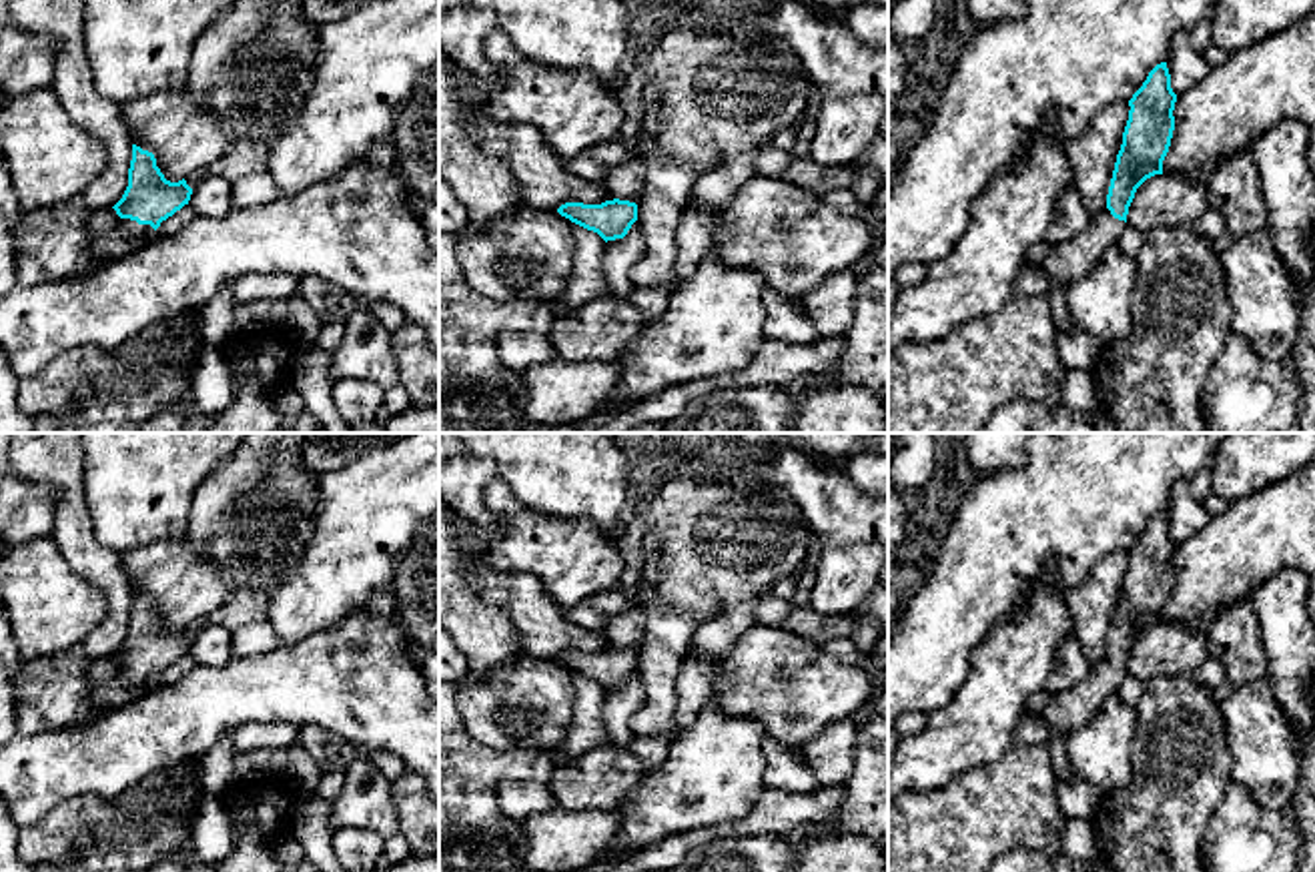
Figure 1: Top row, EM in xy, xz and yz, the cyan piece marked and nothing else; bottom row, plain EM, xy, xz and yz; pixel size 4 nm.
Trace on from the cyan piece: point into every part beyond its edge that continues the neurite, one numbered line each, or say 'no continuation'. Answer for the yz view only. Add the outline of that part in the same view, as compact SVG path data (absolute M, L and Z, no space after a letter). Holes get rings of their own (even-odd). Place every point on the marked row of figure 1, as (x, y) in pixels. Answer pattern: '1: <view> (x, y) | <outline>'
1: yz (1073, 259) | M1105 208L1070 241L1052 247L1040 263L1040 269L1052 285L1068 287L1072 281L1084 277L1109 247L1117 245L1125 227L1125 221L1115 219Z

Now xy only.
1: xy (129, 225) | M120 219L118 229L124 229L128 233L148 233L148 231L154 231L150 225L138 225L136 221L130 221L130 219Z

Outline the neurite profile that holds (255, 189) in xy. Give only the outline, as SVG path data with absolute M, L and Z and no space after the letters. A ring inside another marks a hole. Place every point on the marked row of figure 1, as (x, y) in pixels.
M255 172L233 182L233 208L267 204L279 196L279 186L269 172Z

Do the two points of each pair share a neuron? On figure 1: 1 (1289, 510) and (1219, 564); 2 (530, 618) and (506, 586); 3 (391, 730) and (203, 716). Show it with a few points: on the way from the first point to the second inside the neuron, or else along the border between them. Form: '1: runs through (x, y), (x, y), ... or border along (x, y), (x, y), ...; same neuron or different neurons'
1: runs through (1271, 528), (1237, 550); same neuron
2: runs through (530, 610), (514, 594); same neuron
3: runs through (345, 698), (249, 698); same neuron

